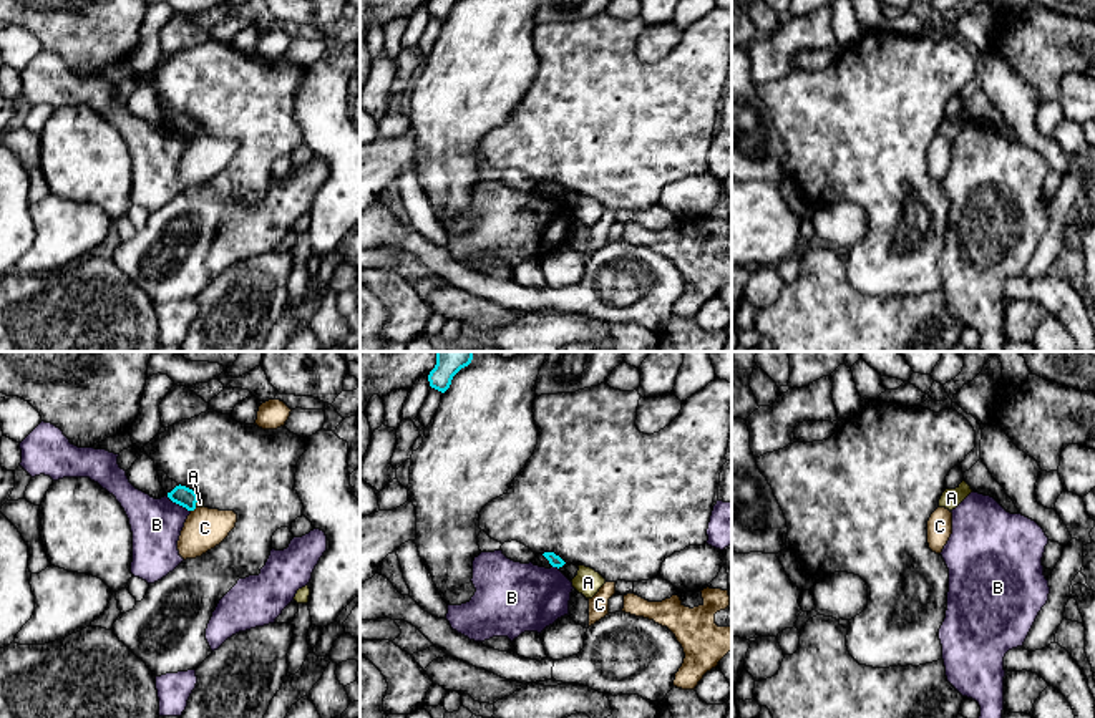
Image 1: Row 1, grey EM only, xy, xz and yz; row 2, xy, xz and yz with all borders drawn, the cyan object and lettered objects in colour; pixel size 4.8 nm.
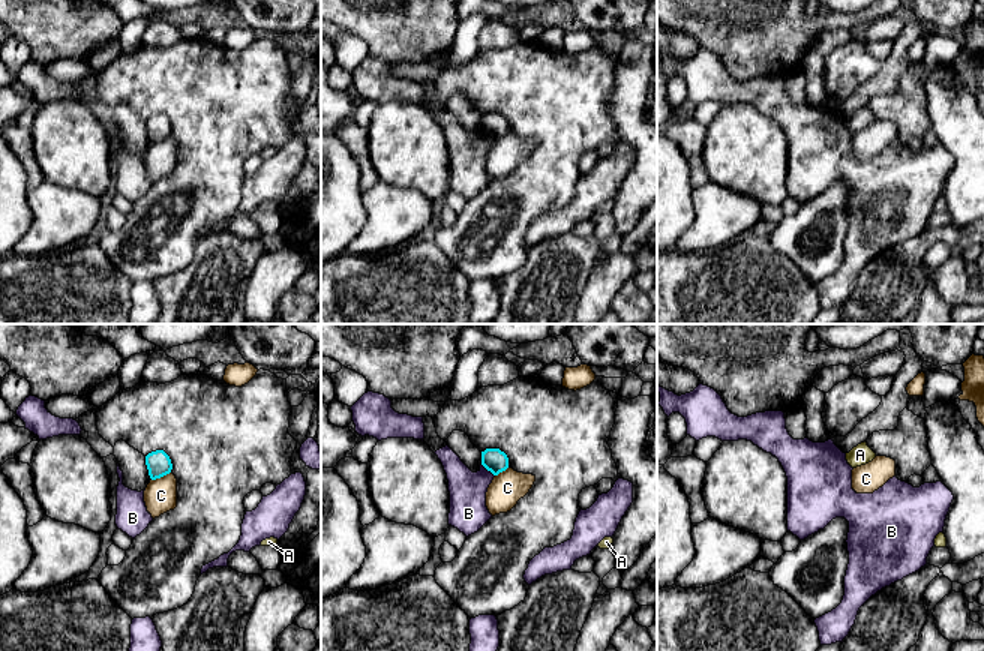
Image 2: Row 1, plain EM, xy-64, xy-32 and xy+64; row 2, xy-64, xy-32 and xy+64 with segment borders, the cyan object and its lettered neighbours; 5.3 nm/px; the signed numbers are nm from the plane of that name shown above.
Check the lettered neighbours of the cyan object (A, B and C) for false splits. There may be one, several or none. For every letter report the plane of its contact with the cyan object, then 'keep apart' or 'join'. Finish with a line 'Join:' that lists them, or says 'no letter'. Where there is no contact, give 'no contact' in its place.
A: contact in xy; keep apart
B: contact in xy; keep apart
C: contact in xy; keep apart
Join: no letter

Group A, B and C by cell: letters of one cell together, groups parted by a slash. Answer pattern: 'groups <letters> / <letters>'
groups A / B / C

